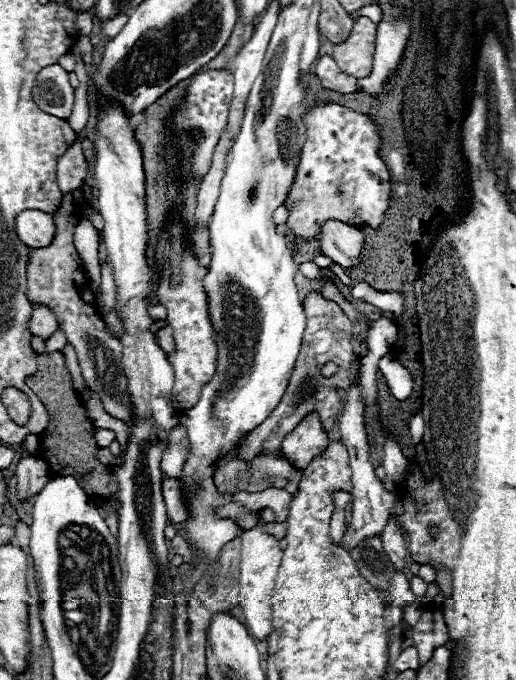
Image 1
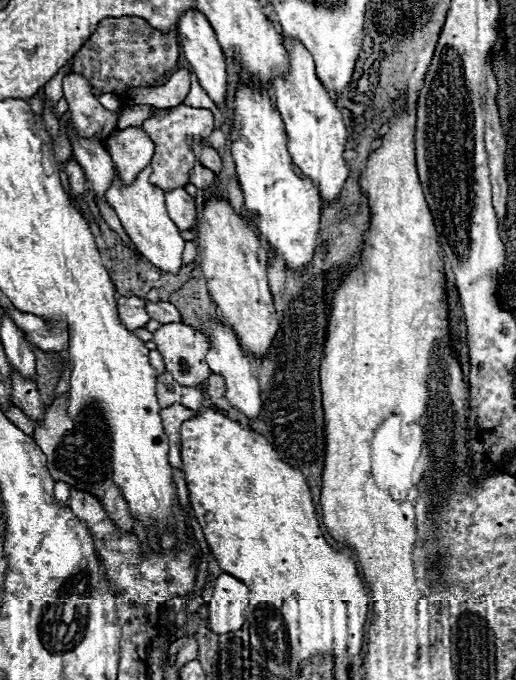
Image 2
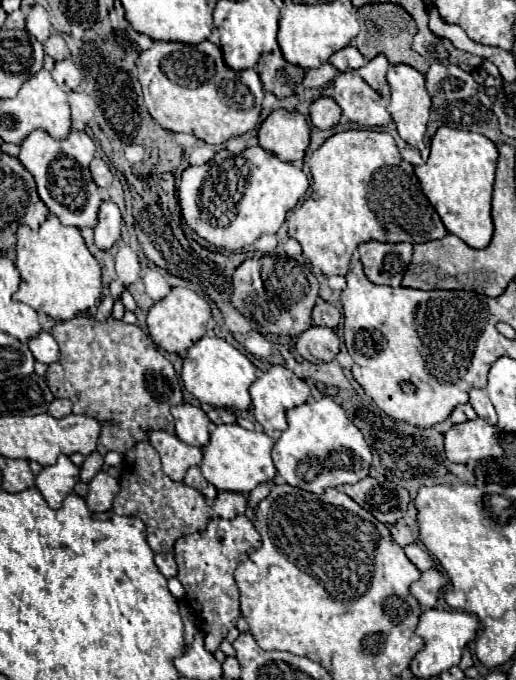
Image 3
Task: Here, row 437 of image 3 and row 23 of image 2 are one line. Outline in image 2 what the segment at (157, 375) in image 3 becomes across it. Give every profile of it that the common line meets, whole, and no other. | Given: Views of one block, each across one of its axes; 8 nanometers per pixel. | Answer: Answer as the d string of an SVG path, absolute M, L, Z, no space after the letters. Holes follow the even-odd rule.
M104 18L82 48L74 54L72 70L88 78L90 86L100 94L112 92L122 96L130 88L158 88L168 72L176 70L178 62L178 32L176 28L162 32L152 28L142 18Z

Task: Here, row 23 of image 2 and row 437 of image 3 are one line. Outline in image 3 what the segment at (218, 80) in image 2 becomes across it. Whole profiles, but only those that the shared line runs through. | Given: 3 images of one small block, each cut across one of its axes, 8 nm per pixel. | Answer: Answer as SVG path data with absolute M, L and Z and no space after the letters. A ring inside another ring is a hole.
M182 402L180 406L172 406L172 416L176 424L176 436L192 446L206 446L210 436L210 418L202 408Z

